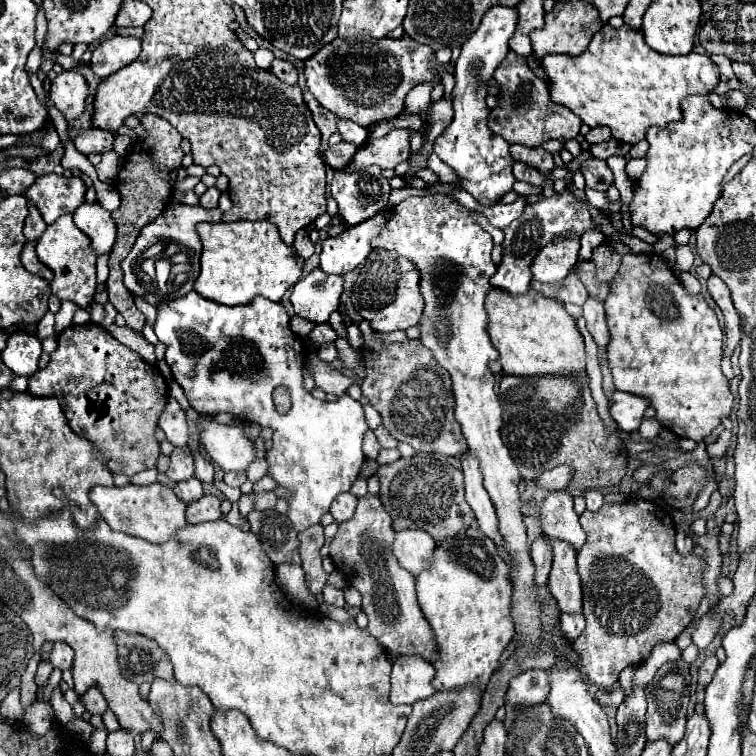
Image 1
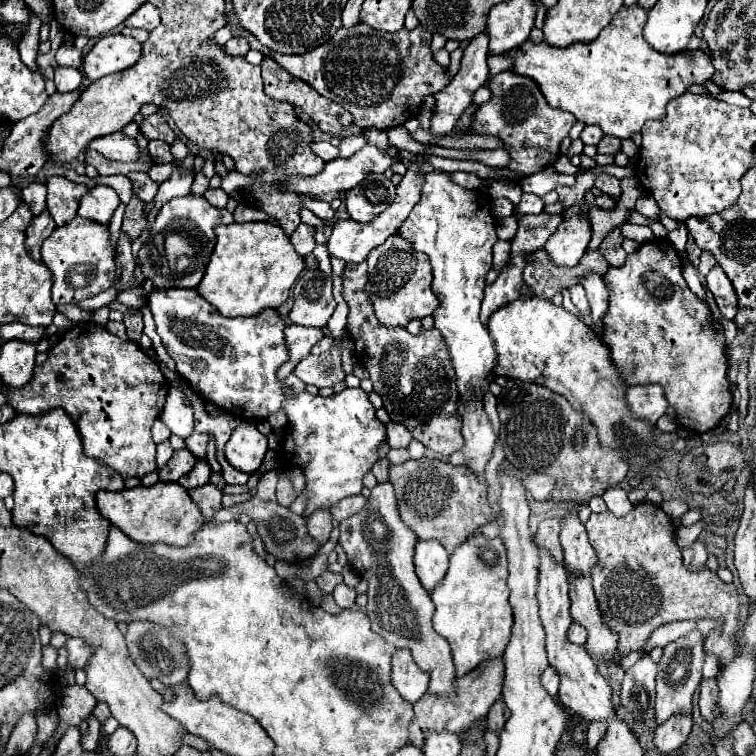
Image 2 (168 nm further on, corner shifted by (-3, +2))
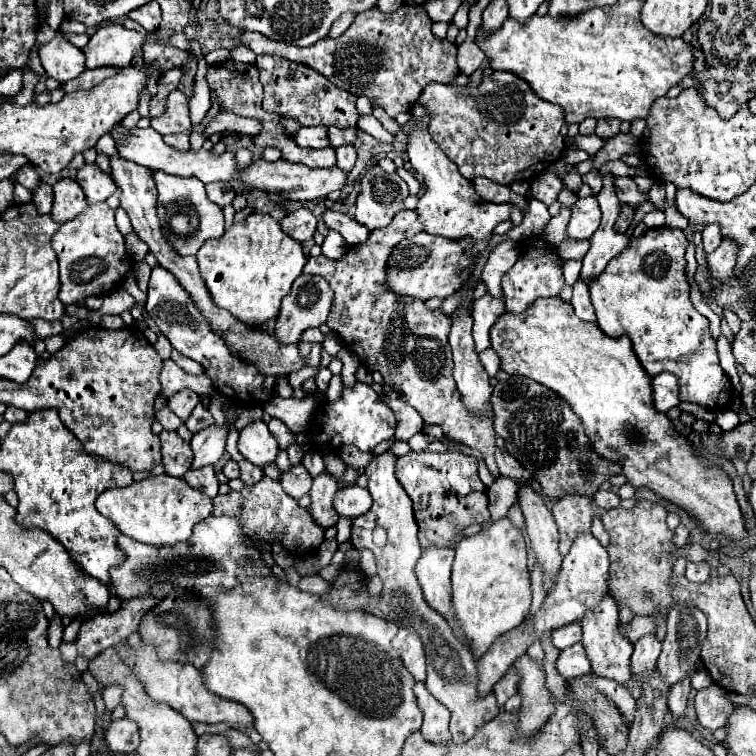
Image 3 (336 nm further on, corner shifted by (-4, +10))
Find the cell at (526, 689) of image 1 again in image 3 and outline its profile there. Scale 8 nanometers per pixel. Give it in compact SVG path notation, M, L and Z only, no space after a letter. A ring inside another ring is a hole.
M580 642L562 650L562 654L556 660L556 670L566 680L582 676L582 674L588 674L592 670L590 662L586 658L586 652L584 652L584 648L582 648Z

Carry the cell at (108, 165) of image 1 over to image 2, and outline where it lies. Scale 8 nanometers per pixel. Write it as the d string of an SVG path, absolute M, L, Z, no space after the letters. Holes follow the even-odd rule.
M95 186L91 188L79 204L79 216L91 218L101 224L109 224L115 208L119 206L119 196L109 186Z

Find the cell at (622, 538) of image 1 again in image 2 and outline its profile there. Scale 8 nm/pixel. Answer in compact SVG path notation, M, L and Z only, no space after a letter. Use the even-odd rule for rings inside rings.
M637 504L627 516L613 516L611 512L603 514L591 514L587 524L587 534L591 540L591 546L597 552L597 566L593 572L593 588L599 602L599 610L603 614L605 624L619 636L619 654L627 654L631 650L641 650L645 640L651 636L655 628L667 622L675 620L719 620L721 628L711 630L707 636L705 652L711 656L717 656L719 666L723 668L735 658L735 650L739 646L739 596L737 588L733 584L725 584L719 580L715 572L709 568L703 568L701 572L689 572L683 566L683 558L679 552L679 546L675 544L675 530L671 518L653 504Z

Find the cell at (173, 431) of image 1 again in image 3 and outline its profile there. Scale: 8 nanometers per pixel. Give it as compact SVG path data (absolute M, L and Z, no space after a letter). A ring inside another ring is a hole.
M180 390L180 392L176 392L176 394L172 394L170 398L168 398L168 408L182 420L182 422L186 422L186 418L192 414L192 410L194 410L194 406L198 404L198 394L196 392L192 392L192 390Z

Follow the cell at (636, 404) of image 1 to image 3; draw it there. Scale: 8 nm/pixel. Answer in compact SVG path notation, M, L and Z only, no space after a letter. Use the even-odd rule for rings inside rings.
M668 372L654 376L652 378L652 398L654 398L654 408L658 412L668 412L670 408L676 408L680 404L676 376Z

